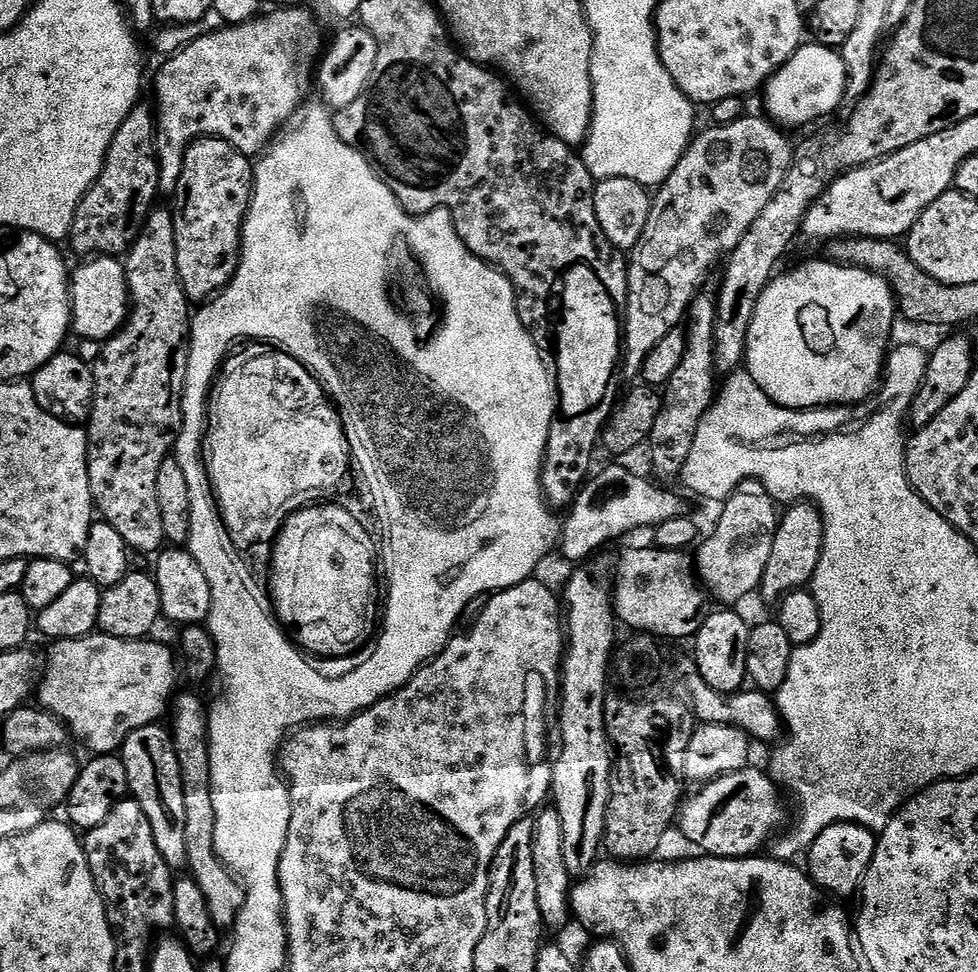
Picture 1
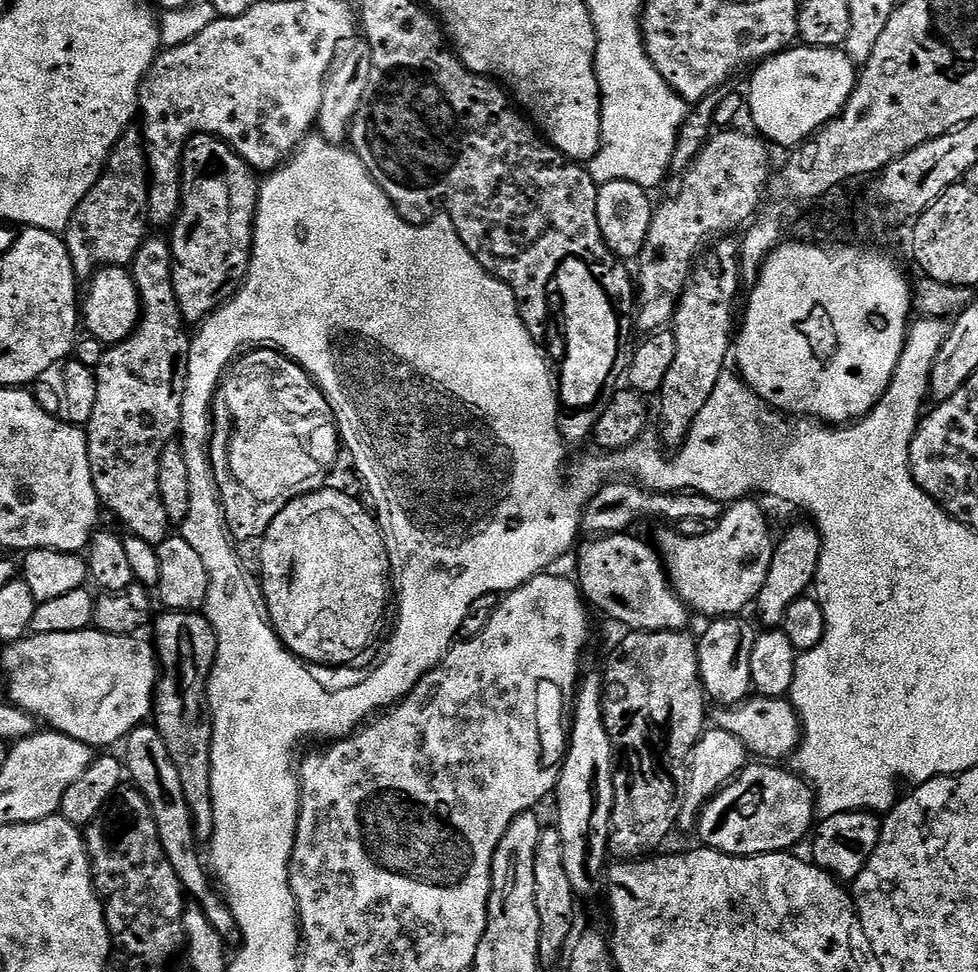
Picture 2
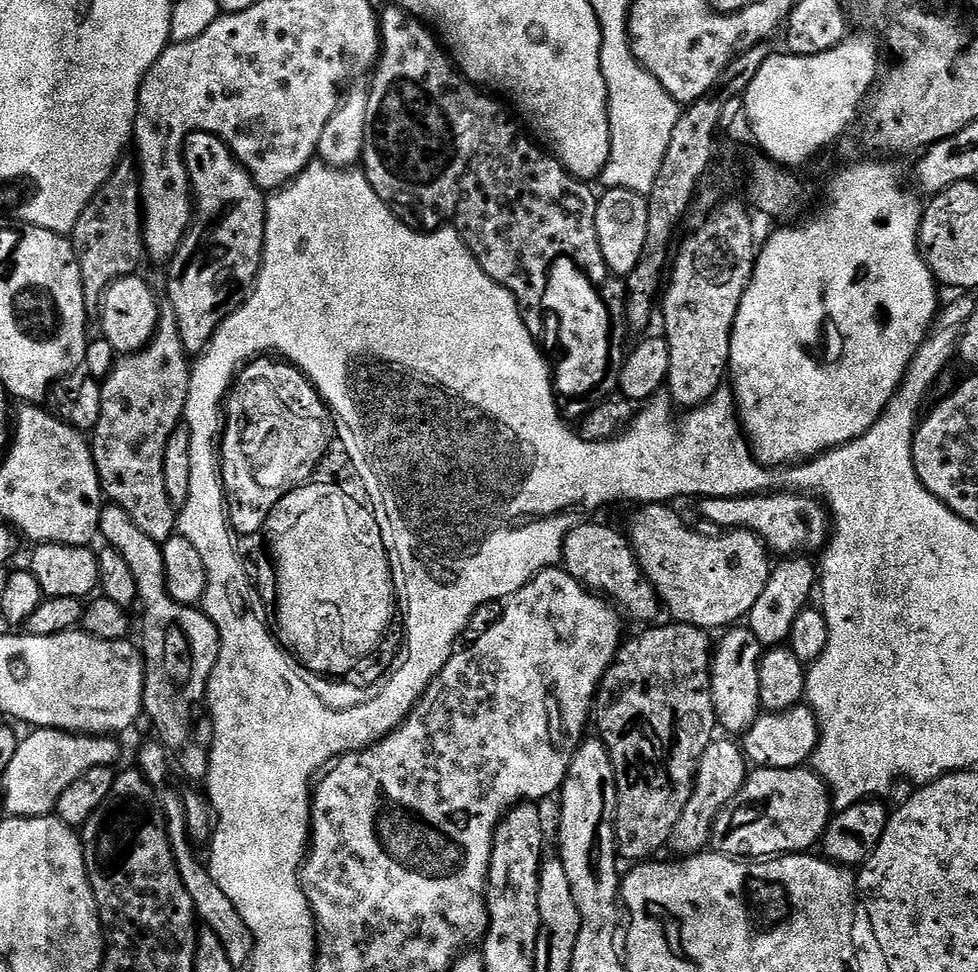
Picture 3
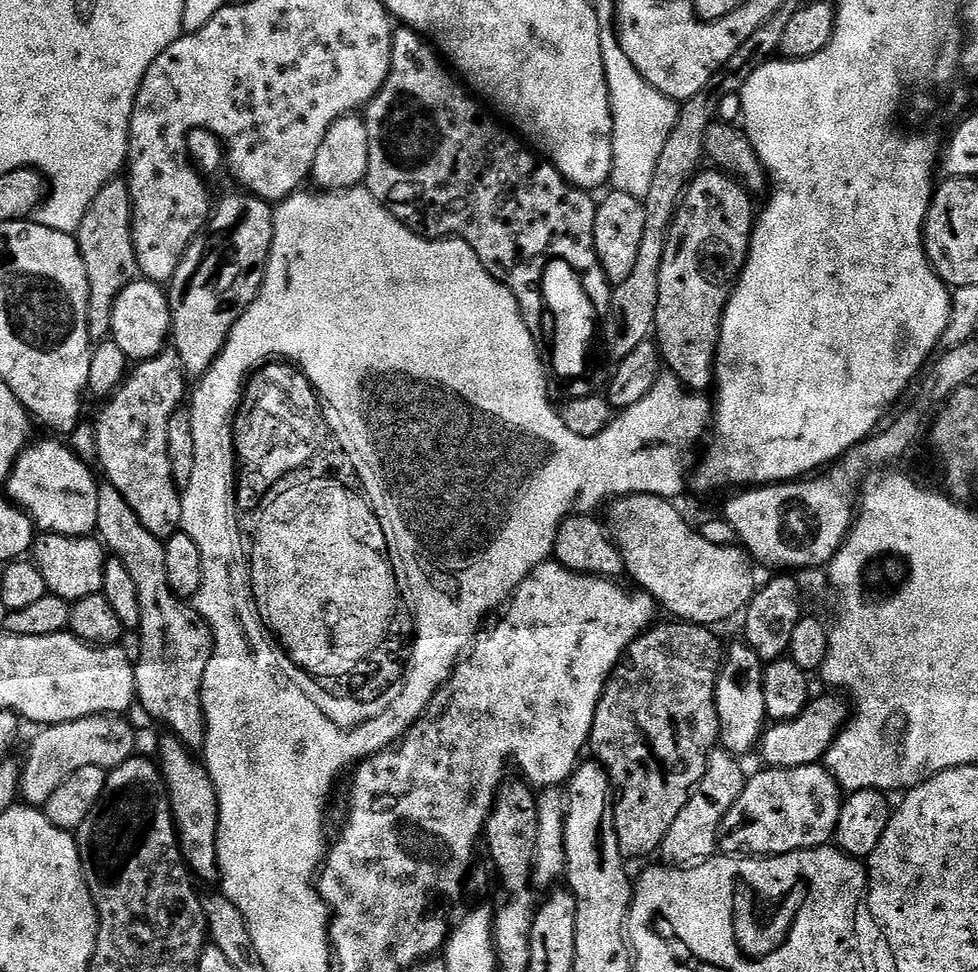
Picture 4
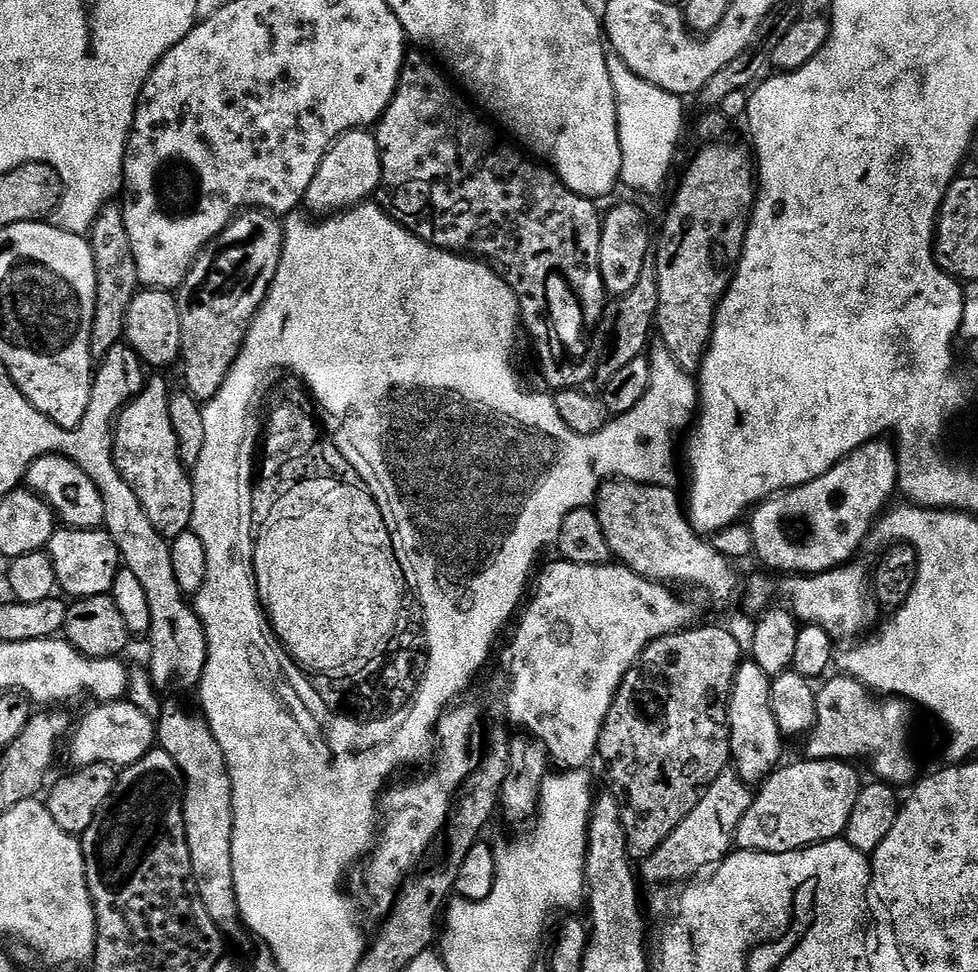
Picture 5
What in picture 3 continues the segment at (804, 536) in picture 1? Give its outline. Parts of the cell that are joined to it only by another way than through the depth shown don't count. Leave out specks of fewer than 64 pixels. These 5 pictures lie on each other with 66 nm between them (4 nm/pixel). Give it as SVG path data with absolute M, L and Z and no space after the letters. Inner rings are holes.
M797 554L781 559L771 569L765 589L759 595L757 602L750 609L746 617L746 627L752 631L754 638L765 649L783 645L791 637L792 627L798 618L798 614L809 607L808 600L818 588L818 568L815 563L811 564L809 557Z

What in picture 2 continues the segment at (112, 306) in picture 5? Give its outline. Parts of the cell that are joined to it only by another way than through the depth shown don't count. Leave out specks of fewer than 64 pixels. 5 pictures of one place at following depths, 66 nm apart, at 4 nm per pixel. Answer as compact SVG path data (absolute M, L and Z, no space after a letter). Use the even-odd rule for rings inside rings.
M139 127L126 129L112 147L104 173L94 182L90 194L78 202L78 210L70 218L62 239L70 254L77 281L88 282L102 268L131 265L138 250L149 239L148 219L148 155L144 149L144 133Z

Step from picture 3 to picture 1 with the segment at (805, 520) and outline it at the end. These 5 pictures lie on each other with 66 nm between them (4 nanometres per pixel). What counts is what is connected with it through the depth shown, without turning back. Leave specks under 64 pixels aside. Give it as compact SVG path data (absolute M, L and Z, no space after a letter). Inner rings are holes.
M612 463L616 464L602 469L600 473L597 471L585 483L567 509L568 517L563 517L558 552L568 560L584 560L611 540L620 540L639 528L654 530L662 522L670 522L670 518L689 515L687 502L678 493L671 492L668 489L671 487L661 486L647 475L639 476L623 468L620 465L623 463Z

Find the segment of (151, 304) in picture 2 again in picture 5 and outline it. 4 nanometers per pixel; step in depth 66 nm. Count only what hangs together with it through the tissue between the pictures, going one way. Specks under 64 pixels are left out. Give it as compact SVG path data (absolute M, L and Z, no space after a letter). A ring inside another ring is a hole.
M163 375L156 376L147 381L144 389L123 409L115 419L115 428L112 431L112 451L110 459L113 460L114 472L122 474L122 478L130 484L135 497L142 504L150 523L158 534L171 542L178 538L178 534L189 531L192 526L194 514L194 486L189 469L178 458L178 440L174 434L174 426L170 422L170 402L172 401L173 389L168 389L168 384L163 380Z

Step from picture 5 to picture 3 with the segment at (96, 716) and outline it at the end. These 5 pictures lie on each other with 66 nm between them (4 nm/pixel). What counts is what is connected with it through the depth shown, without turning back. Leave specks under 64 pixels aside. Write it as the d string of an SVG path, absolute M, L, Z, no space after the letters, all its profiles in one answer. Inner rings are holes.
M38 728L29 731L28 737L20 740L14 758L10 758L10 766L2 774L4 780L4 808L9 817L14 816L51 816L56 811L58 798L62 798L62 790L76 781L86 770L106 768L115 765L120 756L119 739L111 735L86 736L74 732L60 732L56 728Z

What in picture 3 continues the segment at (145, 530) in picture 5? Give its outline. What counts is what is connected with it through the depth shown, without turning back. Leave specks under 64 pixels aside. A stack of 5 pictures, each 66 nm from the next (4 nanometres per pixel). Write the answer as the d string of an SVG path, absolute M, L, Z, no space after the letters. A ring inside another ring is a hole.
M114 503L106 504L99 516L99 535L104 542L114 550L118 550L118 554L122 554L122 558L126 558L126 563L130 566L130 571L134 573L134 582L138 582L138 604L144 607L144 644L142 643L142 655L144 658L144 711L143 715L148 716L150 723L156 727L159 743L163 744L164 749L168 751L171 763L185 776L188 780L207 781L208 771L210 770L210 758L212 757L212 743L214 742L214 726L212 725L212 714L208 711L208 684L210 682L210 674L214 672L214 662L218 662L220 657L220 635L214 626L214 622L210 622L210 618L199 607L191 604L179 604L174 602L174 598L170 598L170 594L166 590L166 570L165 563L162 562L162 545L154 542L152 538L147 537L138 526L134 525L133 519L121 507Z

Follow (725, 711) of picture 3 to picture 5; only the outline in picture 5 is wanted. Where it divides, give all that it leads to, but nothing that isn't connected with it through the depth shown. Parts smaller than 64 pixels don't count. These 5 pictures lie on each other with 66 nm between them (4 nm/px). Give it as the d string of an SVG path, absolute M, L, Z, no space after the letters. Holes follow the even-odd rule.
M748 658L734 674L734 682L728 695L728 741L732 747L730 760L736 775L749 786L759 785L767 780L781 763L782 737L774 718L774 710L770 706L772 682L773 677L768 676L766 670L758 666L758 662Z

